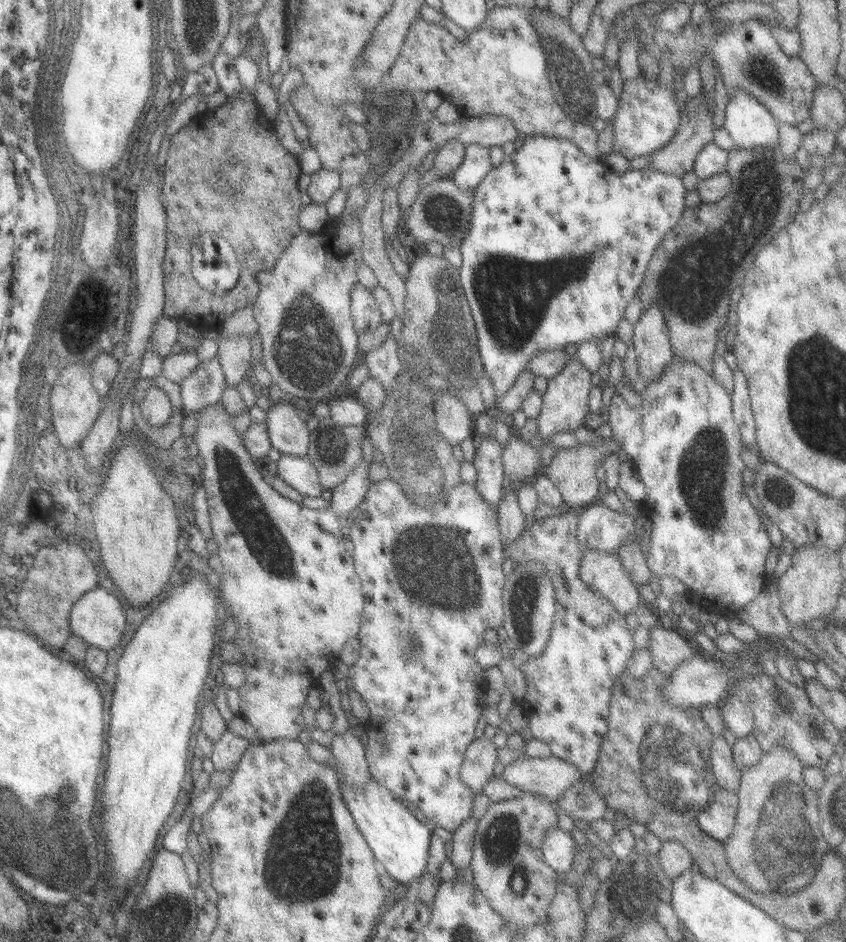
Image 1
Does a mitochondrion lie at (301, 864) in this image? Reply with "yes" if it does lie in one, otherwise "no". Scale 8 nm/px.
yes

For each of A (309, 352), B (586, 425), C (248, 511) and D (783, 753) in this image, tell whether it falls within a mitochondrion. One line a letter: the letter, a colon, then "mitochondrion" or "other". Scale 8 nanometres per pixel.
A: mitochondrion
B: other
C: mitochondrion
D: other

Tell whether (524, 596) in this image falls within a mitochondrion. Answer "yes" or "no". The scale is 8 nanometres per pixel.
yes

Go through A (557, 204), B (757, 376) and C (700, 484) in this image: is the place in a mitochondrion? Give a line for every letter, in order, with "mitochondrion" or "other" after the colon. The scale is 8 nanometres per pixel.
A: other
B: other
C: mitochondrion

